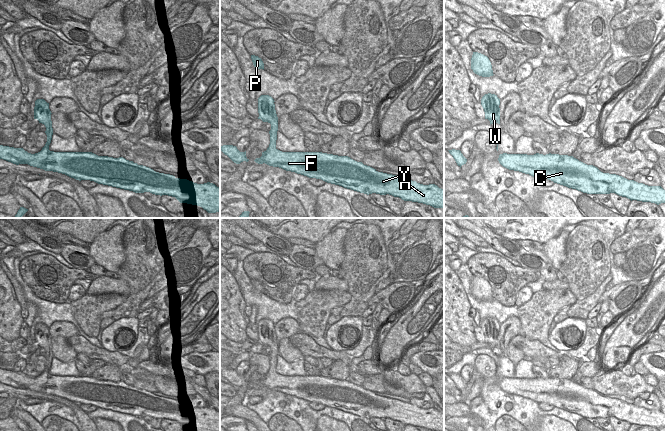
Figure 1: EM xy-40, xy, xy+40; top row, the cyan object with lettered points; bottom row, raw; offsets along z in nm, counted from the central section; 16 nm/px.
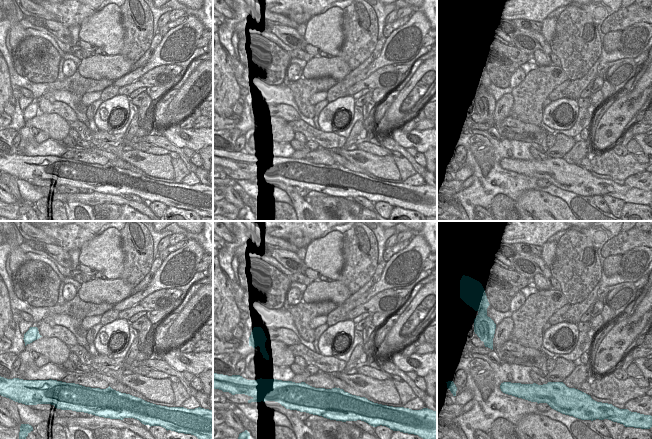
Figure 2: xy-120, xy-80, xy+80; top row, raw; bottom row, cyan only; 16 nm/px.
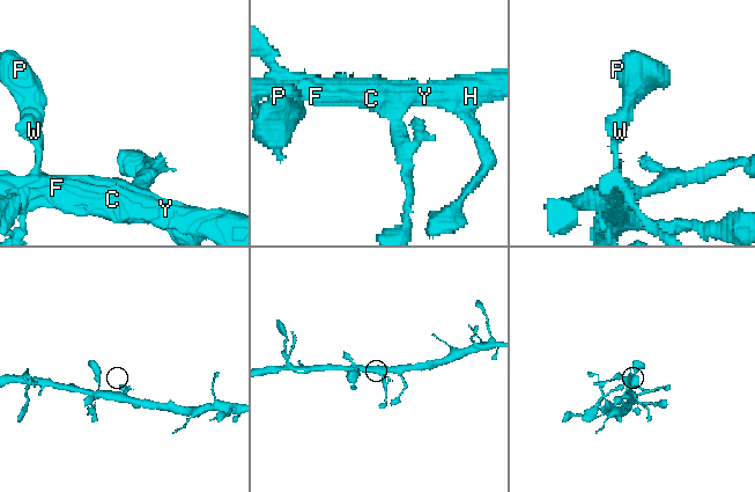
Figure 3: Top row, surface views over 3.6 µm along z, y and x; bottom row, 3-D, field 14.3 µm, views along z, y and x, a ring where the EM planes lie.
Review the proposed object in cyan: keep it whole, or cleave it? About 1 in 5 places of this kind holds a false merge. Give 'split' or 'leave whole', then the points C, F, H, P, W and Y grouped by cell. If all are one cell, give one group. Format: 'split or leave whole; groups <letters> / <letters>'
leave whole; groups C F H P W Y

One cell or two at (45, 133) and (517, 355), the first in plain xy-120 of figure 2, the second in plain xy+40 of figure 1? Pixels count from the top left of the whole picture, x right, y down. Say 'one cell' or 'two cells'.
one cell

